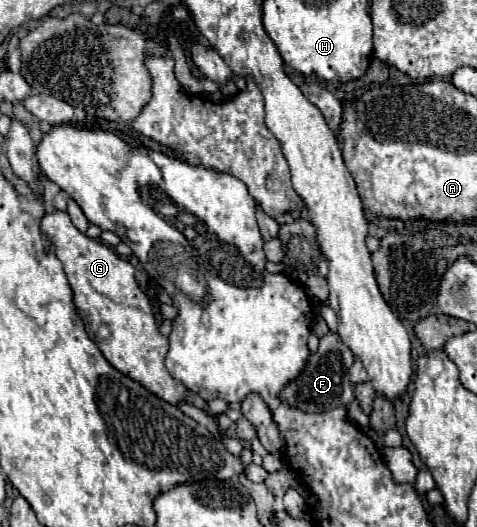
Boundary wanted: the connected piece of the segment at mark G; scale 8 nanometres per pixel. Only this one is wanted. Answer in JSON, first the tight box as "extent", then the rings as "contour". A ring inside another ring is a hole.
{"extent":[42,211,188,405],"contour":[[[66,211],[46,213],[42,217],[42,233],[52,241],[54,253],[62,261],[72,289],[76,313],[82,319],[88,337],[98,345],[106,361],[166,403],[178,405],[186,401],[188,389],[178,383],[164,365],[168,339],[158,331],[152,305],[134,279],[134,267],[128,261],[120,259],[116,251],[104,243],[88,239],[84,233],[80,233],[72,225]],[[100,327],[106,327],[102,337]]]}

